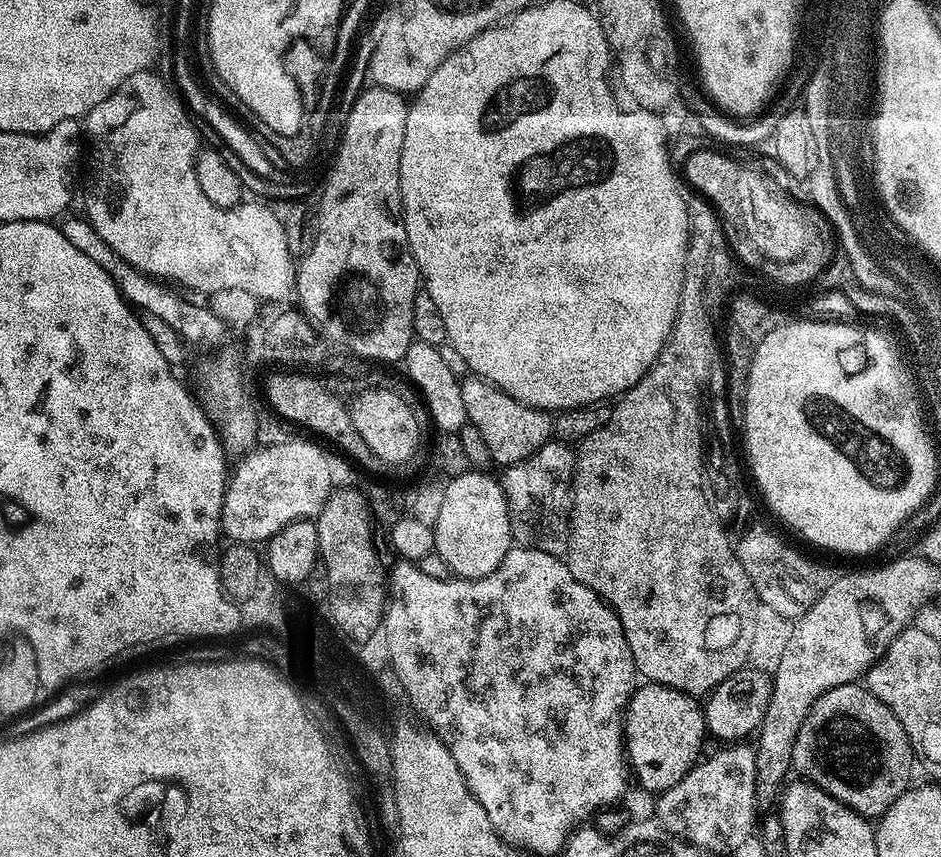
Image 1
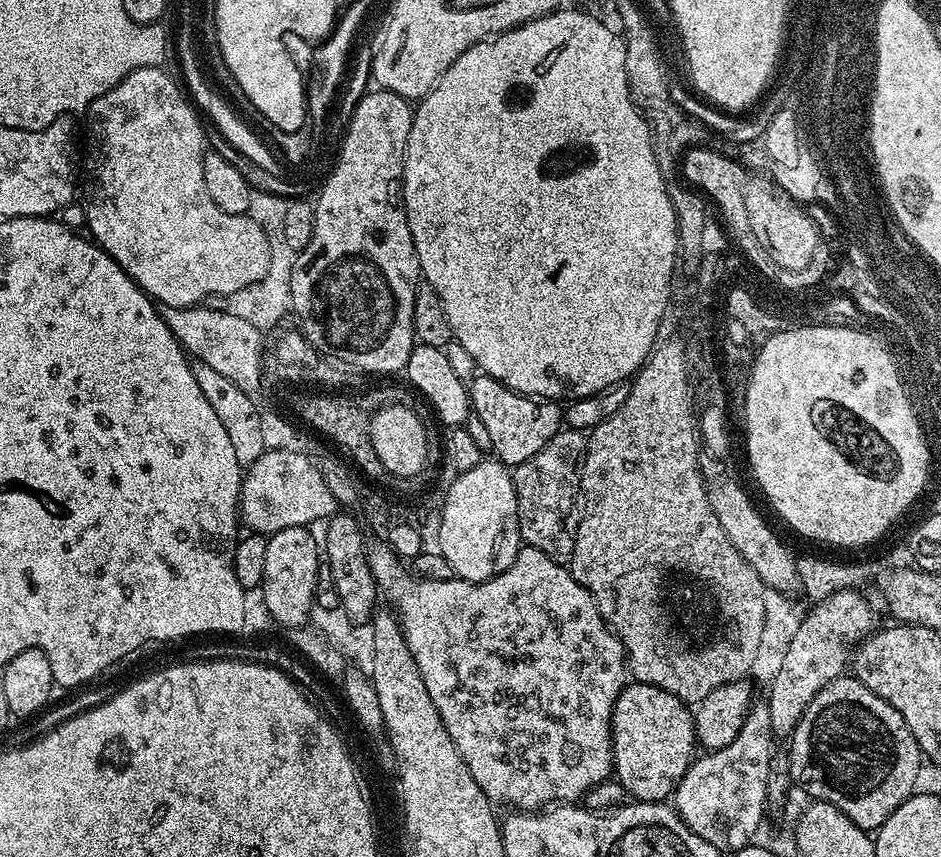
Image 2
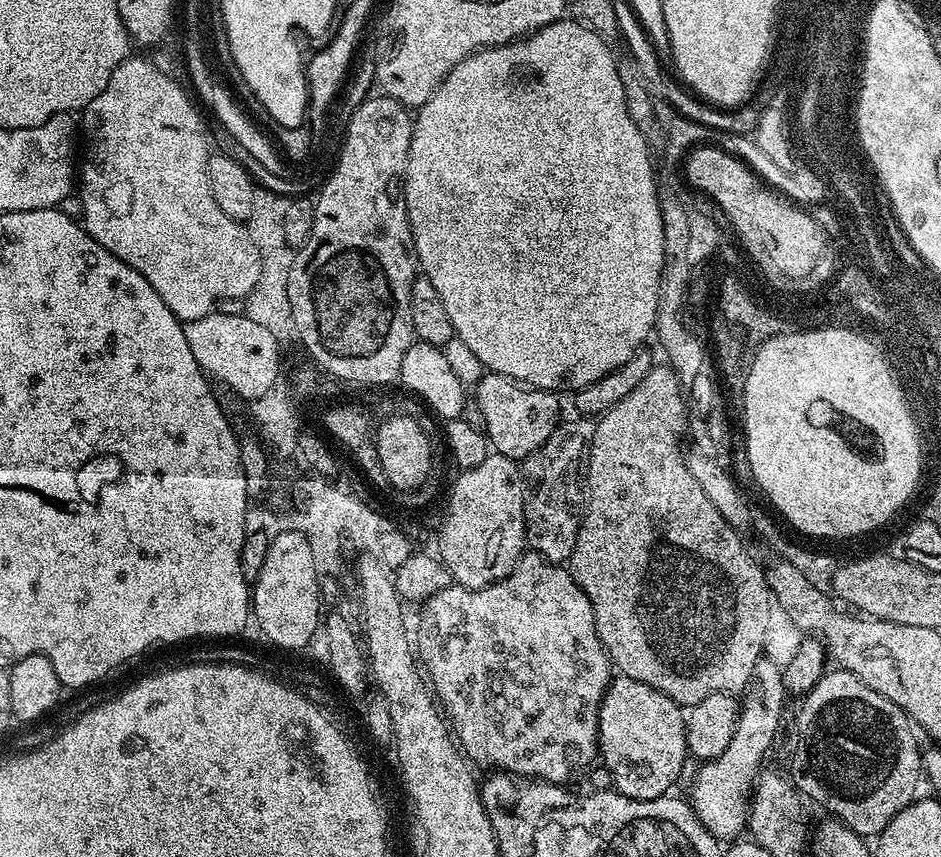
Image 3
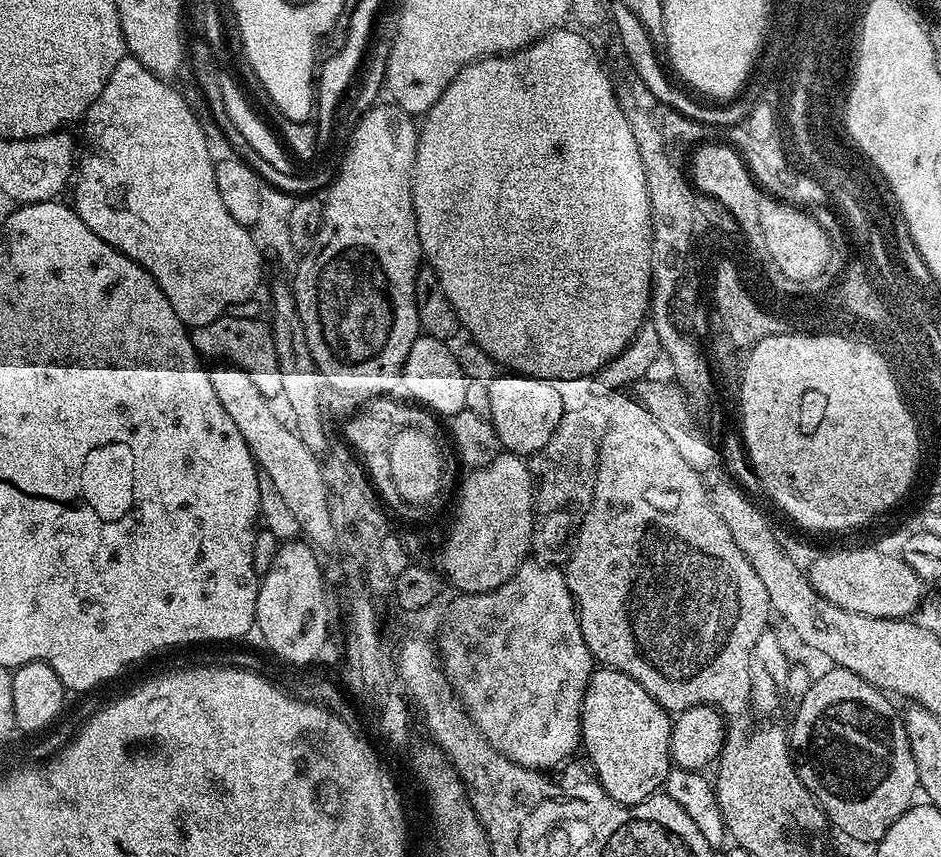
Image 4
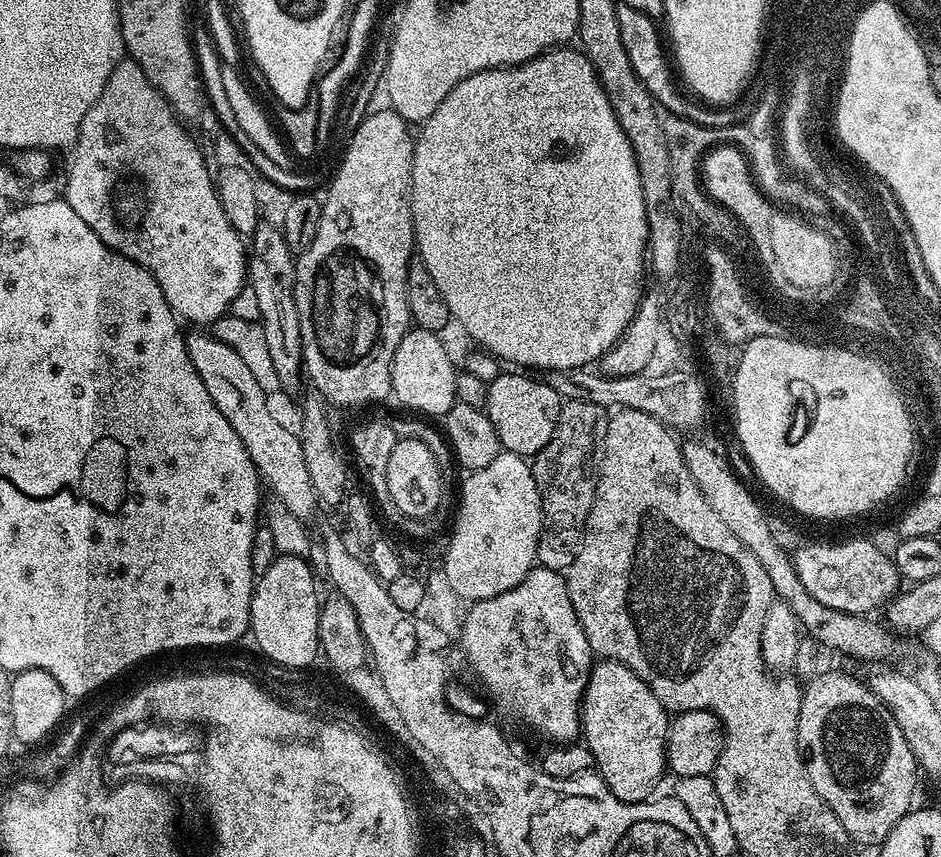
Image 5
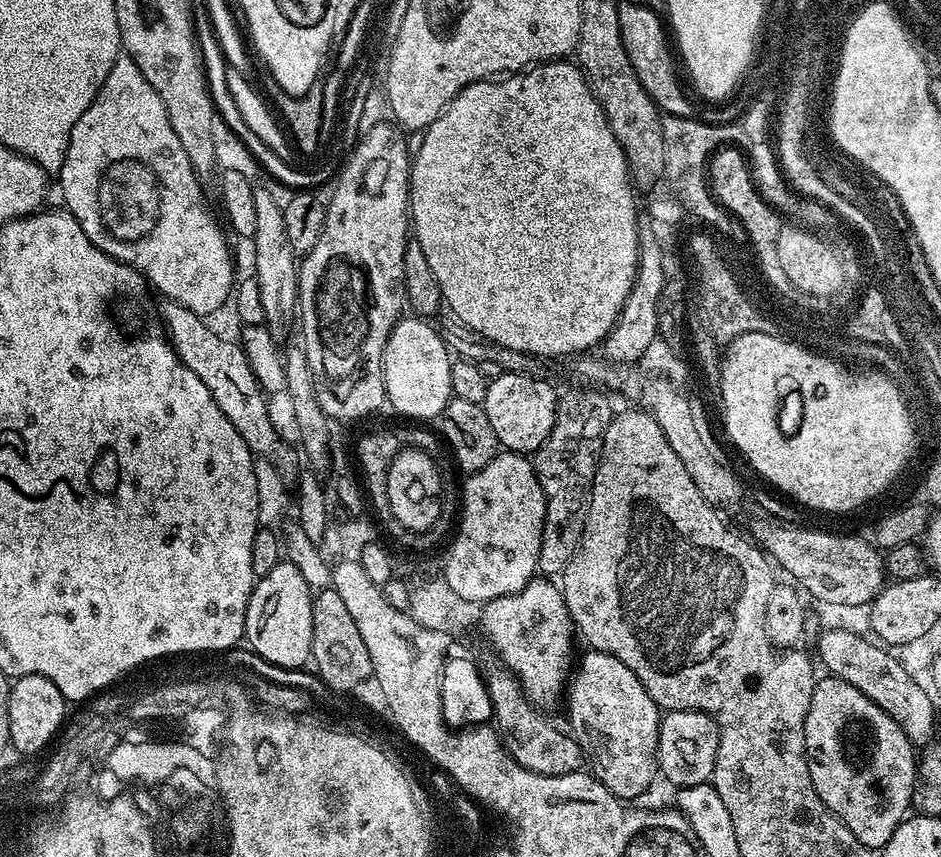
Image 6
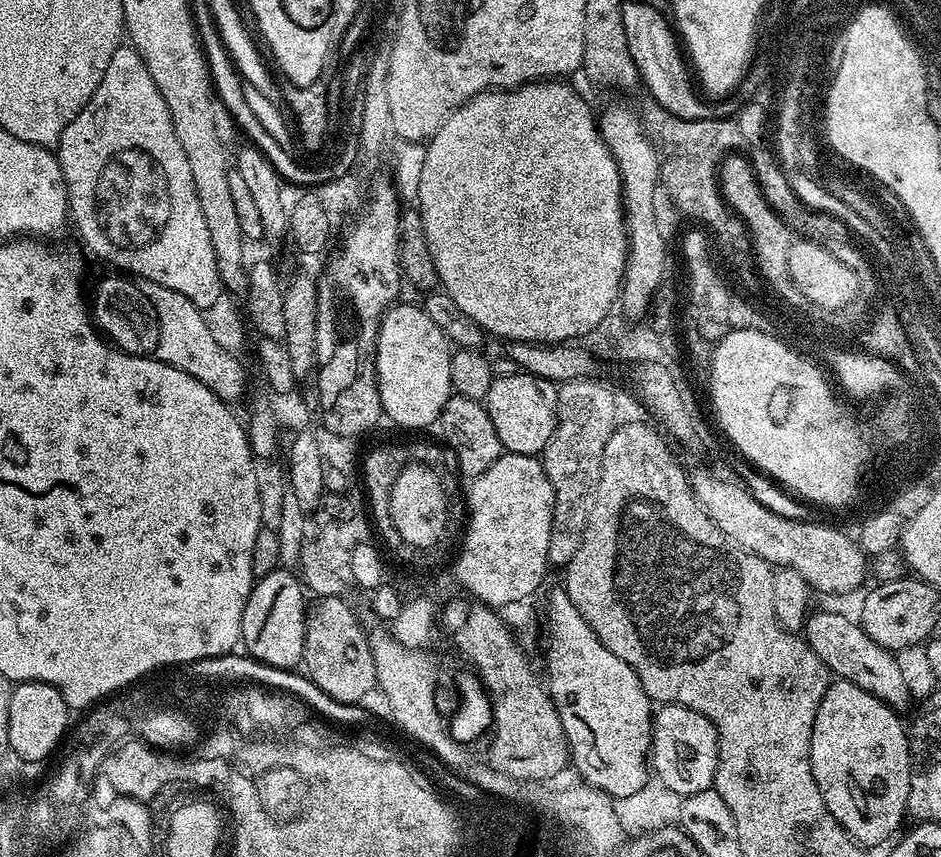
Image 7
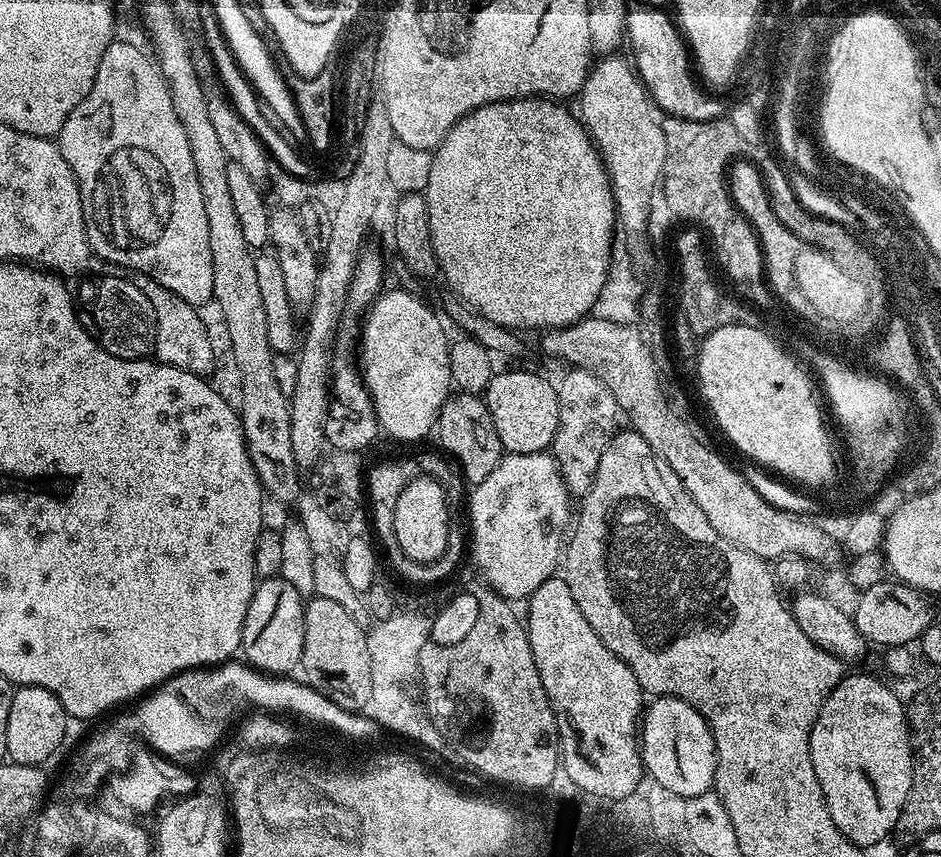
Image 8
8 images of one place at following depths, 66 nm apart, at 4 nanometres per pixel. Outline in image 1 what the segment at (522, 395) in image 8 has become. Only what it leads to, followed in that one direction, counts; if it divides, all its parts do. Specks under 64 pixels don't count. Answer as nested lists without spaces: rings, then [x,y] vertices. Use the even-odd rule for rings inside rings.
[[[468,374],[460,380],[462,403],[466,406],[468,423],[478,426],[493,461],[500,466],[517,464],[534,454],[554,436],[554,420],[543,408],[531,408],[503,392],[488,380]]]

